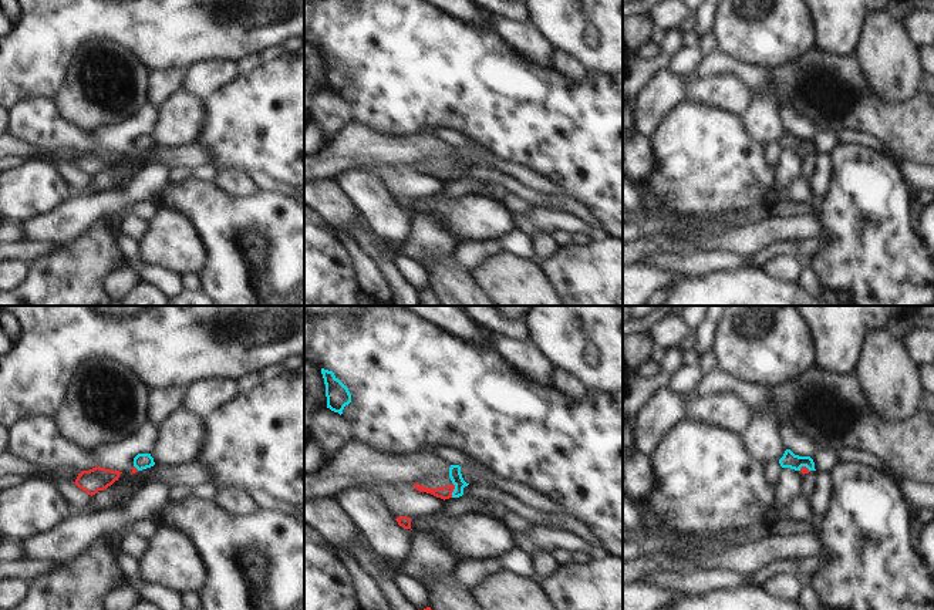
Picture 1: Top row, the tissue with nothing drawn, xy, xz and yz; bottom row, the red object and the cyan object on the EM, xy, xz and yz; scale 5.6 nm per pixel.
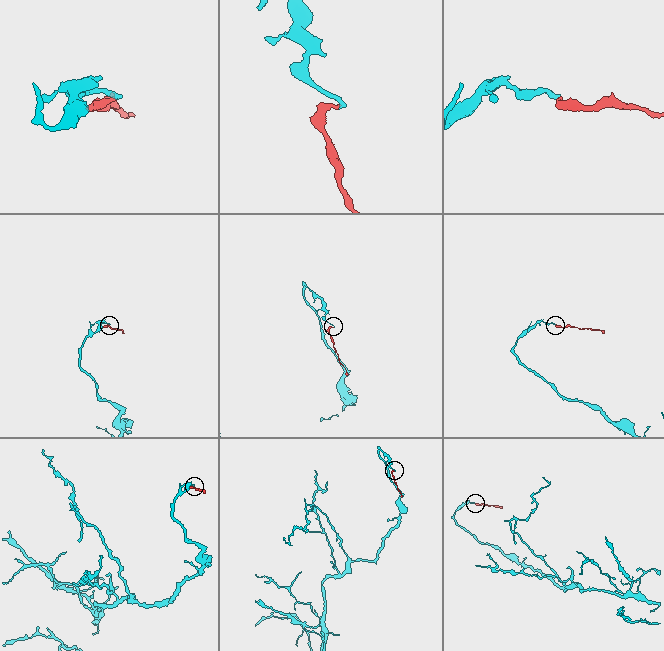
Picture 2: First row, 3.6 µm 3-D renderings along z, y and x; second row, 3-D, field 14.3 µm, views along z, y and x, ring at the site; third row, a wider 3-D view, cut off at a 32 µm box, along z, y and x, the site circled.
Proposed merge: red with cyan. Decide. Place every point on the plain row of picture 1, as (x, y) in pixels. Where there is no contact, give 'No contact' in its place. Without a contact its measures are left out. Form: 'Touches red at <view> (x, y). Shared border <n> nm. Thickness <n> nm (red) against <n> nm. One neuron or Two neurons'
Touches red at xz (454, 169). Shared border 90 nm. Thickness 80 nm (red) against 70 nm. One neuron

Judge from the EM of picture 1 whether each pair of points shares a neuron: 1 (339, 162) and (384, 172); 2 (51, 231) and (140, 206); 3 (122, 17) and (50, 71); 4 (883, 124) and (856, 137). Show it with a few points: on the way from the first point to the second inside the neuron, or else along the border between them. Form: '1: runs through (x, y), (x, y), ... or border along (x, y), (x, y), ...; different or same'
1: border along (394, 162), (364, 162), (357, 168); different
2: border along (155, 205), (138, 201), (130, 212); different
3: runs through (101, 17), (90, 17), (57, 50); same
4: border along (836, 132), (857, 130), (872, 135), (884, 145); different

